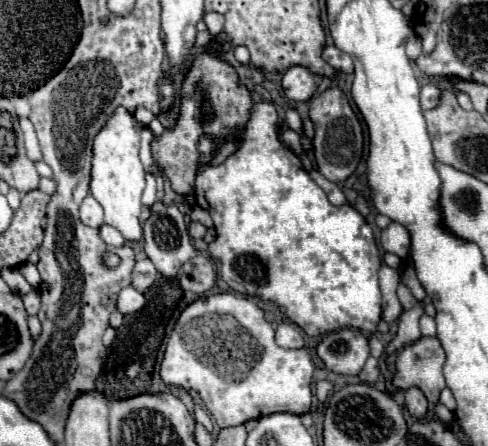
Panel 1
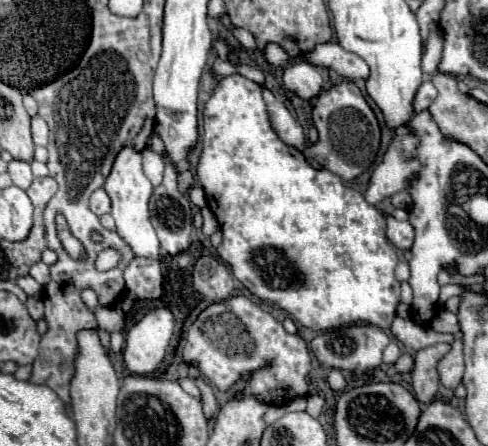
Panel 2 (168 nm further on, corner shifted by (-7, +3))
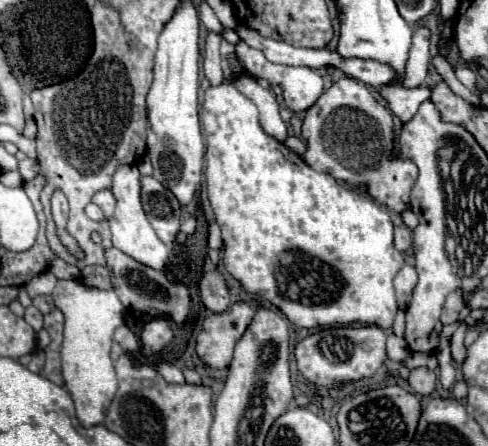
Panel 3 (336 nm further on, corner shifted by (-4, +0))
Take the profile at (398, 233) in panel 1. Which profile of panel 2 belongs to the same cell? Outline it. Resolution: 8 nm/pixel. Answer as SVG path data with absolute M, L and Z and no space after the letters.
M387 217L387 237L397 249L407 251L413 245L413 227L409 221L397 221L393 217Z

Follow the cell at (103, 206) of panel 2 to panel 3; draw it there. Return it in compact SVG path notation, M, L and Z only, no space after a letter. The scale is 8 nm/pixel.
M100 190L100 192L92 198L92 202L102 208L102 212L104 212L106 218L112 218L114 206L116 206L116 198L114 198L114 194L112 194L110 190Z

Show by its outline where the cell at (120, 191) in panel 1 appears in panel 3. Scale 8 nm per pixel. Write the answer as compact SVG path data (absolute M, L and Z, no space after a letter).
M120 166L116 170L116 176L112 182L112 192L118 200L116 212L110 218L112 246L120 248L124 254L128 254L130 258L138 260L144 266L150 266L154 270L162 270L170 258L170 248L156 236L150 222L146 220L146 214L144 214L142 202L140 202L140 172L138 172L138 168L136 166Z

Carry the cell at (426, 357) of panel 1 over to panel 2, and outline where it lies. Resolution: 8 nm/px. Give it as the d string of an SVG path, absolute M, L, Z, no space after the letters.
M455 341L451 351L437 361L437 373L439 373L441 385L447 387L447 389L455 389L461 383L463 369L465 369L465 365L463 365L463 345L461 345L461 341Z

